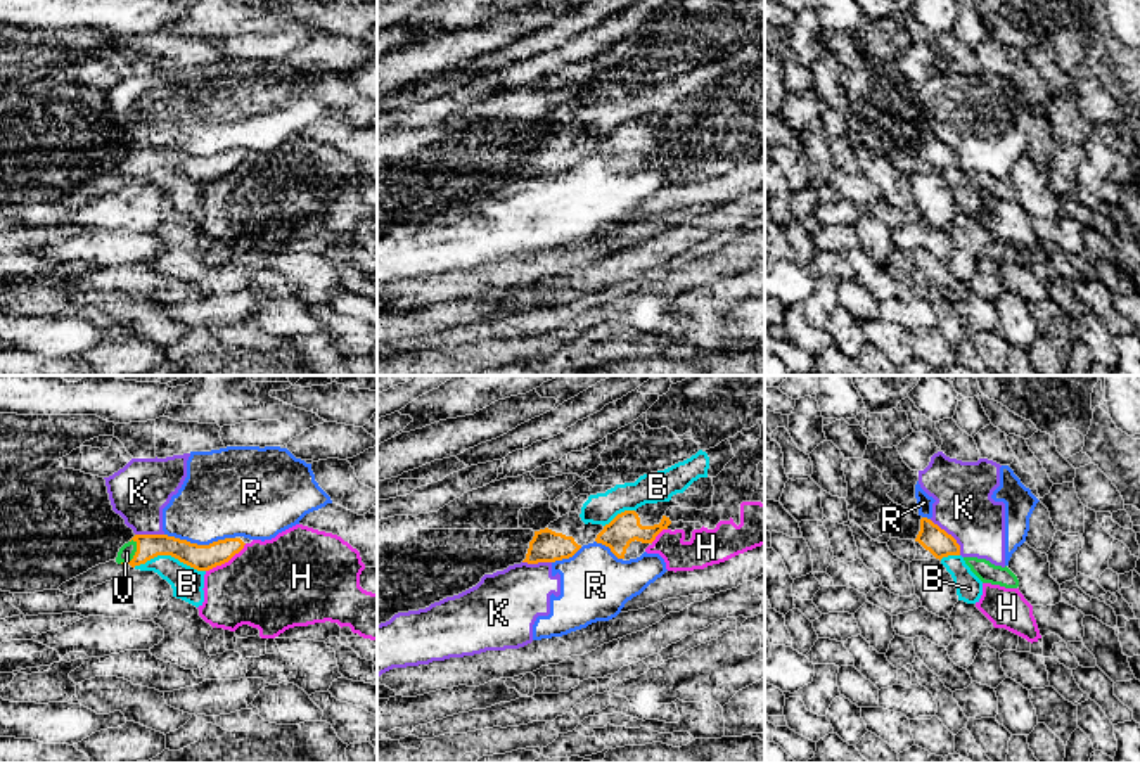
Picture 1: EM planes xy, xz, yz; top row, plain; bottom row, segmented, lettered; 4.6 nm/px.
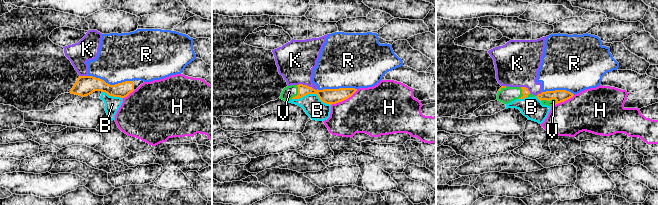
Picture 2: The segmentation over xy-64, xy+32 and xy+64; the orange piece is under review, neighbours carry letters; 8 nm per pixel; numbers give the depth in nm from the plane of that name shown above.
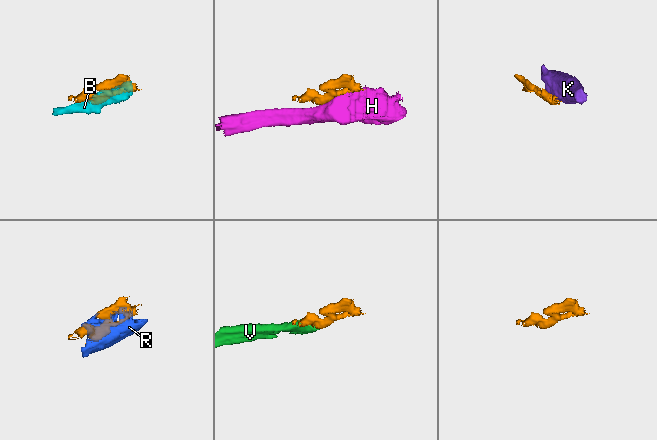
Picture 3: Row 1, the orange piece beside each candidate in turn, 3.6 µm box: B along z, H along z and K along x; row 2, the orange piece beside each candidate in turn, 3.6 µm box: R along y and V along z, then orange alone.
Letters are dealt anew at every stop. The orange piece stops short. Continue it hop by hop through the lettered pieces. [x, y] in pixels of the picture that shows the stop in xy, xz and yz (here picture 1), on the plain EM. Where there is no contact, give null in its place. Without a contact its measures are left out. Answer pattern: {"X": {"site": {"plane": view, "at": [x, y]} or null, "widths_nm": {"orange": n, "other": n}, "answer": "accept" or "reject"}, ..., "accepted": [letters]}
{"B": {"site": {"plane": "xy", "at": [170, 166]}, "widths_nm": {"orange": 130, "other": 150}, "answer": "reject"}, "H": {"site": {"plane": "xy", "at": [225, 173]}, "widths_nm": {"orange": 130, "other": 420}, "answer": "reject"}, "K": {"site": {"plane": "yz", "at": [950, 147]}, "widths_nm": {"orange": 120, "other": 280}, "answer": "reject"}, "R": {"site": {"plane": "xy", "at": [199, 158]}, "widths_nm": {"orange": 130, "other": 380}, "answer": "reject"}, "V": {"site": {"plane": "xy", "at": [134, 168]}, "widths_nm": {"orange": 110, "other": 70}, "answer": "accept"}, "accepted": ["V"]}

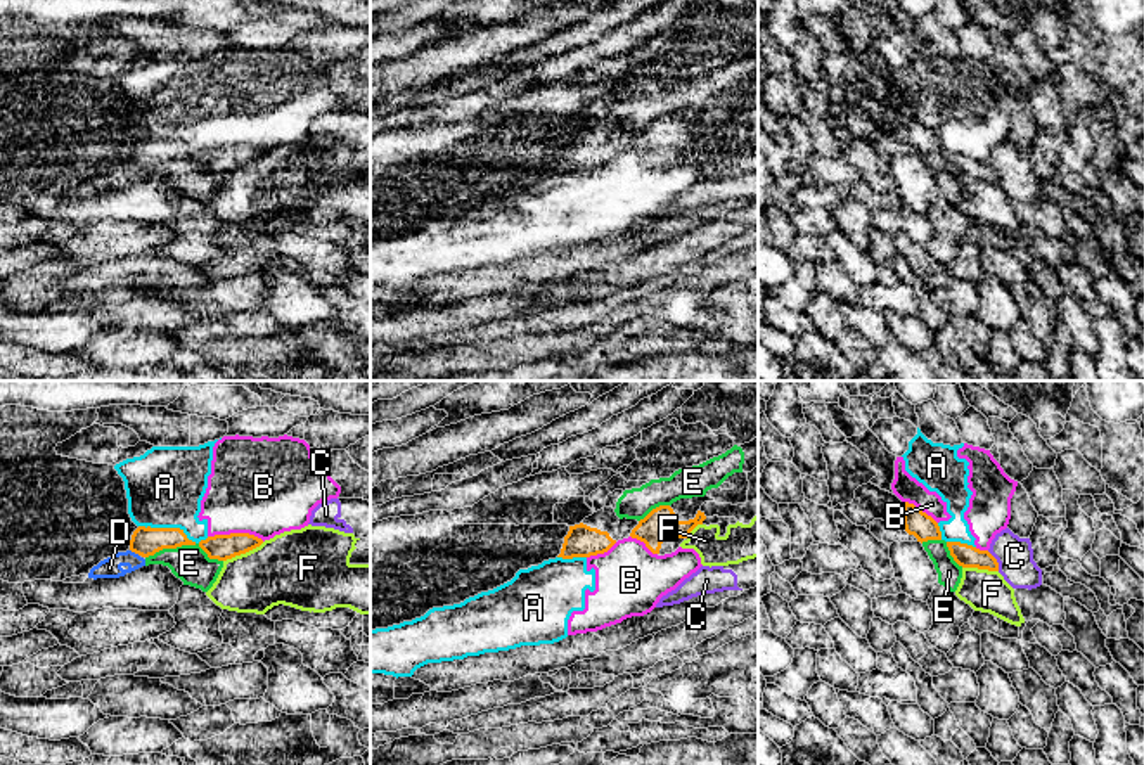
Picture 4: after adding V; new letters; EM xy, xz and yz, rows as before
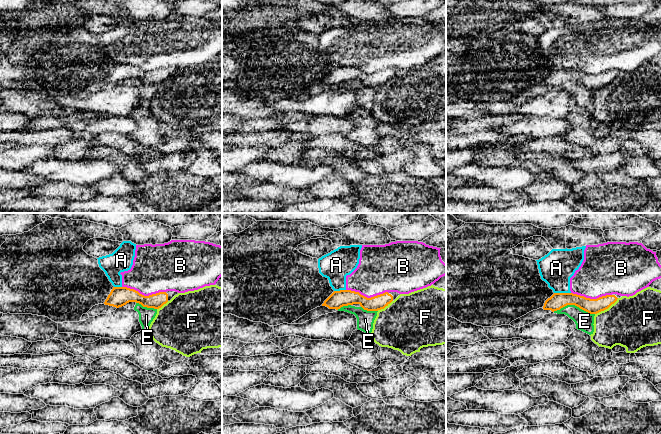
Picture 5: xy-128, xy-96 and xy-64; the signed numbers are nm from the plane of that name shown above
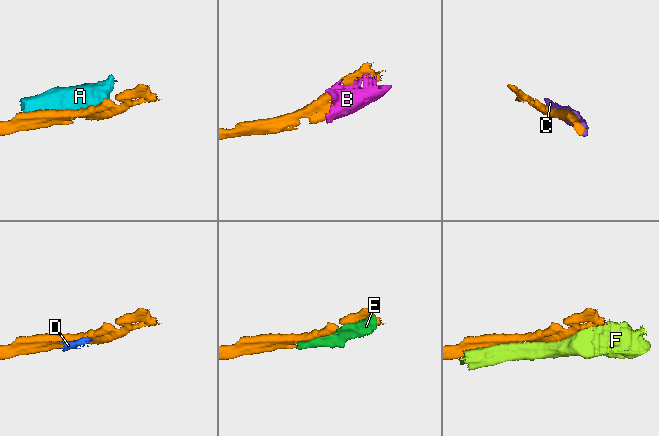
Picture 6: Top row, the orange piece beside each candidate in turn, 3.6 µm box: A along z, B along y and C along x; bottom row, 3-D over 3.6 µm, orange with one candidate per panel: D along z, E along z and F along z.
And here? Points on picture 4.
{"A": {"site": {"plane": "xy", "at": [173, 141]}, "widths_nm": {"orange": 130, "other": 360}, "answer": "reject"}, "B": {"site": {"plane": "xy", "at": [236, 146]}, "widths_nm": {"orange": 120, "other": 460}, "answer": "reject"}, "C": {"site": {"plane": "yz", "at": [996, 173]}, "widths_nm": {"orange": 110, "other": 170}, "answer": "reject"}, "D": {"site": {"plane": "xy", "at": [135, 165]}, "widths_nm": {"orange": 130, "other": 100}, "answer": "reject"}, "E": {"site": {"plane": "xy", "at": [184, 156]}, "widths_nm": {"orange": 130, "other": 170}, "answer": "reject"}, "F": {"site": {"plane": "xy", "at": [243, 165]}, "widths_nm": {"orange": 120, "other": 340}, "answer": "reject"}, "accepted": []}

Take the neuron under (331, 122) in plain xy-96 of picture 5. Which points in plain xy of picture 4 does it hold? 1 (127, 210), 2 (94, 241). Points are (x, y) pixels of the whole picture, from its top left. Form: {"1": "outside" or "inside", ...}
{"1": "outside", "2": "inside"}

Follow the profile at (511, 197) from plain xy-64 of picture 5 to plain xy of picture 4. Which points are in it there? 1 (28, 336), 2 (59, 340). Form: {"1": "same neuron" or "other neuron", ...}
{"1": "other neuron", "2": "other neuron"}

